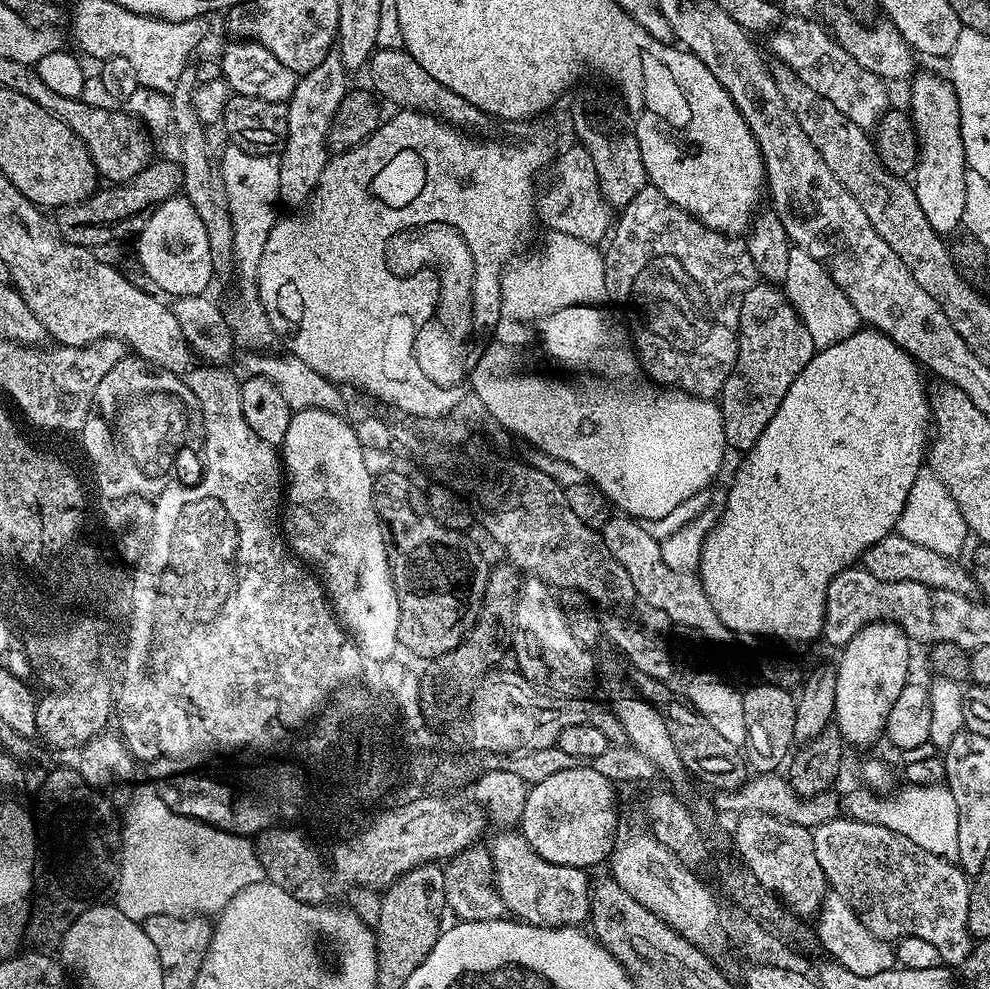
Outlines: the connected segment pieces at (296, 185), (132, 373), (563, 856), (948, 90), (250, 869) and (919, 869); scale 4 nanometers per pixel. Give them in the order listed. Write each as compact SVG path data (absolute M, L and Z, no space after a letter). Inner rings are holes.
M333 50L314 66L314 70L303 73L297 79L296 89L286 101L290 126L286 130L286 142L279 153L280 161L280 199L285 209L300 210L311 201L322 170L326 170L330 153L328 150L328 131L330 122L338 110L344 95L350 91L350 74L344 68L339 51Z
M125 355L123 360L118 362L118 366L114 366L114 370L110 370L110 374L106 374L106 378L102 378L102 383L98 386L98 390L94 394L94 402L90 414L86 418L82 429L82 437L84 436L84 452L88 455L88 460L92 463L92 472L96 475L96 484L100 487L100 492L104 496L109 496L109 501L124 500L128 496L147 496L155 498L159 496L157 489L162 487L163 481L160 476L164 476L165 472L170 472L174 468L173 460L180 447L188 438L188 412L195 413L198 405L196 396L190 389L186 387L181 377L175 372L169 372L167 368L157 368L141 360L135 355ZM104 416L109 420L108 429L104 432Z
M589 765L557 772L529 789L518 825L521 836L540 857L555 865L590 870L605 863L617 839L618 806L614 790L615 783Z
M917 71L911 77L912 93L908 96L912 124L920 143L920 157L914 173L914 191L922 214L934 231L949 234L961 227L962 206L966 206L966 165L958 98L943 75Z
M152 786L137 790L128 813L123 813L122 835L124 844L120 848L120 879L116 881L114 903L118 910L122 910L122 914L126 914L126 918L137 922L151 916L204 916L219 913L243 888L265 879L264 867L262 862L258 862L251 839L223 832L201 820L176 813Z
M851 818L822 822L821 825L812 829L812 837L814 838L814 854L818 854L818 866L822 866L824 876L828 880L827 887L838 893L853 908L857 916L860 917L860 921L866 926L866 930L870 930L870 934L889 942L898 941L904 936L926 938L926 942L930 942L937 948L941 961L945 965L959 966L966 962L966 958L972 953L974 937L968 932L968 923L966 922L966 914L970 914L970 880L963 868L957 866L951 860L944 860L938 854L930 854L930 850L922 850L922 846L910 842L910 838L895 833L893 830L888 830L885 826L867 824Z

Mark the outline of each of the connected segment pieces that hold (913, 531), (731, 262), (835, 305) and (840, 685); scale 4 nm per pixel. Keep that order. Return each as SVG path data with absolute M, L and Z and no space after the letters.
M922 470L918 478L914 478L914 486L910 486L910 498L906 498L906 506L902 506L902 514L896 523L896 532L902 538L910 538L910 542L918 542L918 546L927 546L934 554L959 557L964 543L970 540L966 522L962 518L962 510L958 510L958 502L950 498L950 490L942 486L942 482L930 470Z
M651 186L619 209L607 244L603 249L607 299L613 300L628 319L630 344L643 375L668 390L688 392L703 400L719 397L738 354L742 296L758 280L747 247L739 239L708 228Z
M793 246L790 250L790 266L786 266L782 291L796 307L796 313L810 332L817 350L834 346L850 338L850 334L861 331L862 321L854 306L850 306L850 298L846 298L846 294L833 282L821 264L798 246Z
M878 621L854 634L839 653L837 670L837 698L834 699L834 727L844 736L845 745L872 744L881 739L890 718L890 706L898 702L898 694L910 682L908 663L912 660L913 645L896 624Z

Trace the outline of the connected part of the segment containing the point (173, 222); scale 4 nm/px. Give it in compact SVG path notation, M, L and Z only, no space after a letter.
M182 194L162 202L162 206L158 206L154 214L150 214L150 222L146 222L140 235L135 237L134 256L140 268L165 297L203 296L209 291L208 283L213 283L214 280L210 242L206 238L202 218L198 218L194 206L190 206L190 202Z

